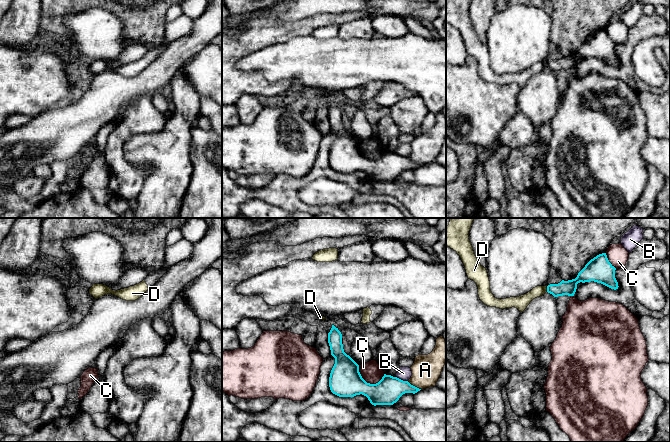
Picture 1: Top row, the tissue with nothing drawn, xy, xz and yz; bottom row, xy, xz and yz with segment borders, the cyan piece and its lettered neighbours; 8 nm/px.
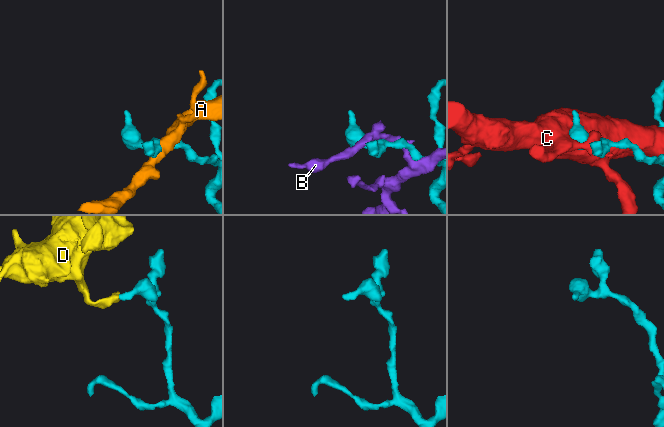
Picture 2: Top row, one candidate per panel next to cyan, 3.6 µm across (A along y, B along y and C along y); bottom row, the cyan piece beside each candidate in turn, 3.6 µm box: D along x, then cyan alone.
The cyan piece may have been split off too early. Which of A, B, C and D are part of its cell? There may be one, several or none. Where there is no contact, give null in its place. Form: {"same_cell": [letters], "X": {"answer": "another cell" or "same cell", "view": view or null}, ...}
{"same_cell": [], "A": {"answer": "another cell", "view": "xz"}, "B": {"answer": "another cell", "view": "xz"}, "C": {"answer": "another cell", "view": "xz"}, "D": {"answer": "another cell", "view": "yz"}}

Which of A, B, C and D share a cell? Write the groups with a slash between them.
A / B / C / D

